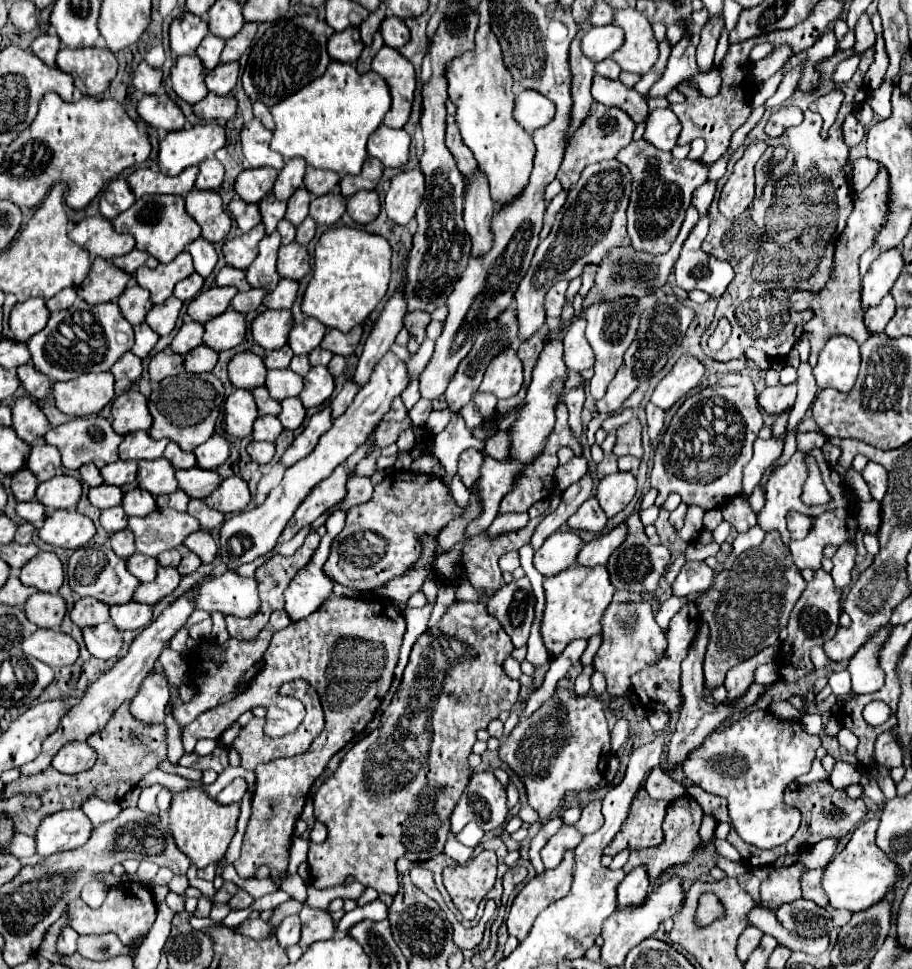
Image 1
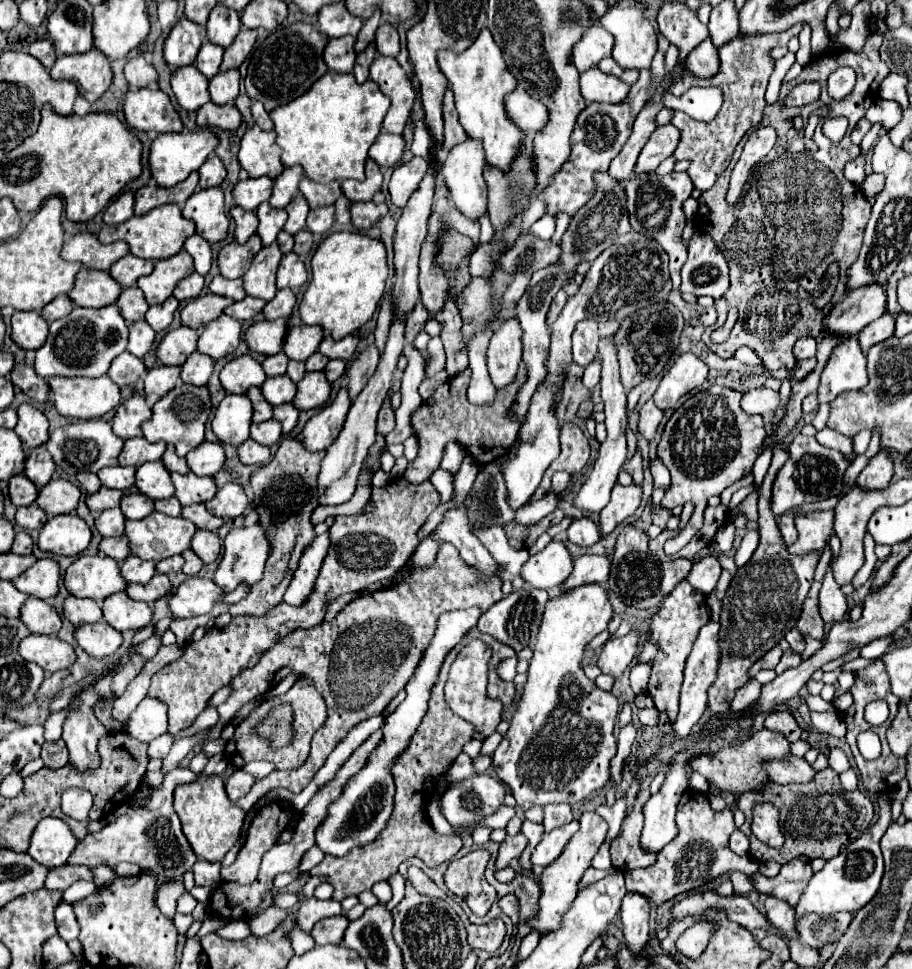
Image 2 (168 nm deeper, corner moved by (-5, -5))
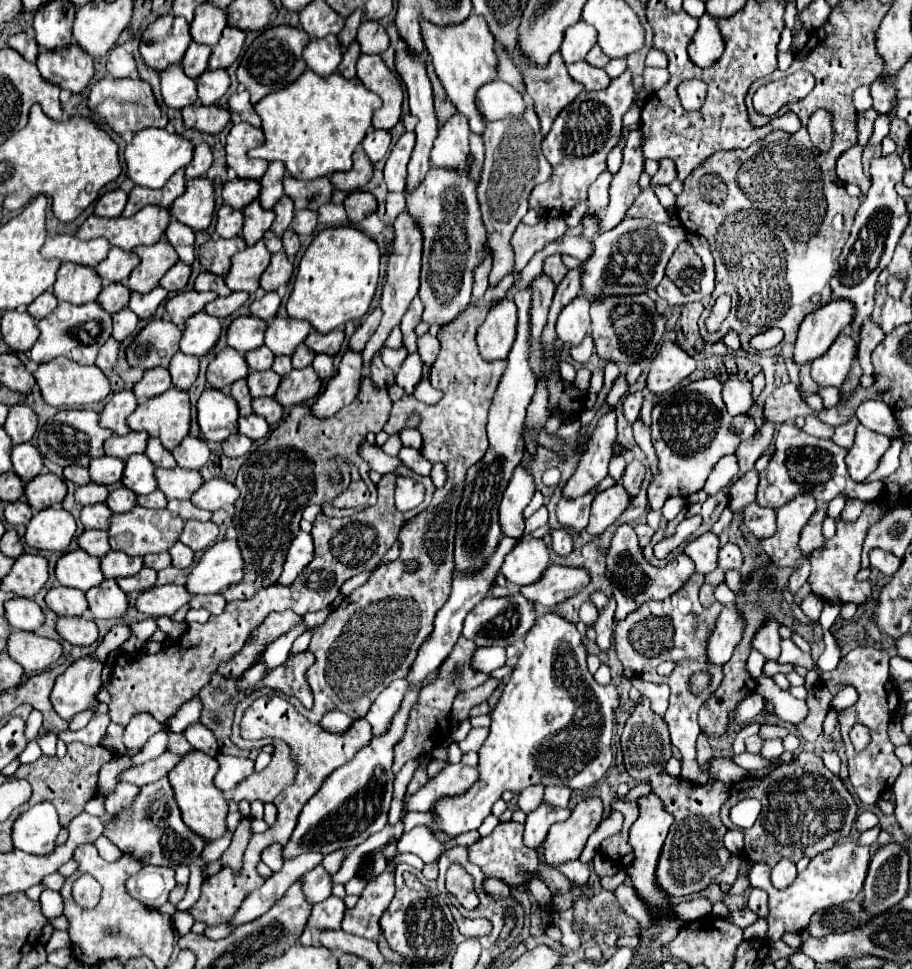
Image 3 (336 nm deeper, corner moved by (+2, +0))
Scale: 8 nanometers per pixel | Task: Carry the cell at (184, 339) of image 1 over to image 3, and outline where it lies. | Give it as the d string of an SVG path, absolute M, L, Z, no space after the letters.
M153 319L127 347L127 361L141 369L169 367L171 357L179 351L179 341L181 329L173 321Z

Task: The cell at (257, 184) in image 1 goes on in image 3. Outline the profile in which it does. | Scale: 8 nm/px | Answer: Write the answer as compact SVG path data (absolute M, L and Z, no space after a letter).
M231 179L223 185L223 199L233 209L243 209L255 201L261 193L261 183L257 179Z

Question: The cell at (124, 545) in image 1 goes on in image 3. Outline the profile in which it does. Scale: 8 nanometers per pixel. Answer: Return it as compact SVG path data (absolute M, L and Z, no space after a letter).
M83 531L83 535L77 541L83 551L87 551L89 555L95 555L95 557L103 557L111 551L107 531Z

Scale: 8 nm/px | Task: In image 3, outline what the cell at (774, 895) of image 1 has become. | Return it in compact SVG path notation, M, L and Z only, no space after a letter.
M751 889L749 893L749 909L755 911L759 917L765 917L769 913L769 903L767 903L769 895L761 889Z

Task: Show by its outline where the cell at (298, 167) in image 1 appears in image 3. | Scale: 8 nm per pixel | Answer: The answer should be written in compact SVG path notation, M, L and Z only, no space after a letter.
M269 163L267 173L261 177L259 201L263 209L273 209L277 199L283 195L283 175L285 175L283 163Z

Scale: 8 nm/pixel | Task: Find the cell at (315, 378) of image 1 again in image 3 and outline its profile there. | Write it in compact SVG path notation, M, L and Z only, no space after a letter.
M313 367L293 369L289 375L285 375L281 379L275 399L283 407L291 407L291 405L299 405L299 403L305 403L305 401L317 397L319 389L321 389L321 379L313 371Z

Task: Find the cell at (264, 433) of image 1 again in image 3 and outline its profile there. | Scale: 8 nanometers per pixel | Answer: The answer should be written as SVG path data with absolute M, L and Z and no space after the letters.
M253 413L249 417L239 419L239 433L257 441L257 439L263 439L269 433L269 423L265 423L265 419L261 419L259 415Z

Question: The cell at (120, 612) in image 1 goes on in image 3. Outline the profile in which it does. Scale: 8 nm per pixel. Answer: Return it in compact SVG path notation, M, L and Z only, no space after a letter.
M105 579L101 585L89 589L85 595L95 619L121 619L127 615L127 595L117 587L113 579Z

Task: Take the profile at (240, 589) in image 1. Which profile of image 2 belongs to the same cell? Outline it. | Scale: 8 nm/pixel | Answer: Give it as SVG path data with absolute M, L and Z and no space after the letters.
M190 576L168 598L168 610L174 618L192 618L198 614L208 614L218 598L224 598L224 594L216 588L216 584L212 584L210 578Z

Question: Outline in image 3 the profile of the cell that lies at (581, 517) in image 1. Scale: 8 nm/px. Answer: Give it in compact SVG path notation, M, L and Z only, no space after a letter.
M565 527L553 531L551 537L553 537L553 551L555 553L567 555L573 551L573 535L569 535L569 531L565 531Z

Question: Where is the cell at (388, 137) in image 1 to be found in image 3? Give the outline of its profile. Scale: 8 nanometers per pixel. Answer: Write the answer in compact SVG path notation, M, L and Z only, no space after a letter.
M369 129L369 133L363 139L363 149L369 155L369 159L373 163L377 163L379 159L385 157L389 145L391 145L391 133L385 129Z

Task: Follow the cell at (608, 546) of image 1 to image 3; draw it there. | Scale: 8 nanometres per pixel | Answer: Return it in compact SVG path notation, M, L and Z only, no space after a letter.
M549 565L549 567L547 567L547 571L543 573L543 577L541 577L537 583L533 583L533 585L525 585L525 587L521 587L519 591L521 591L529 601L533 601L533 603L541 603L545 609L551 609L553 605L563 603L563 601L567 601L567 599L575 597L581 589L585 589L585 587L589 585L589 581L591 581L589 571L587 571L587 569L583 569L583 567Z

